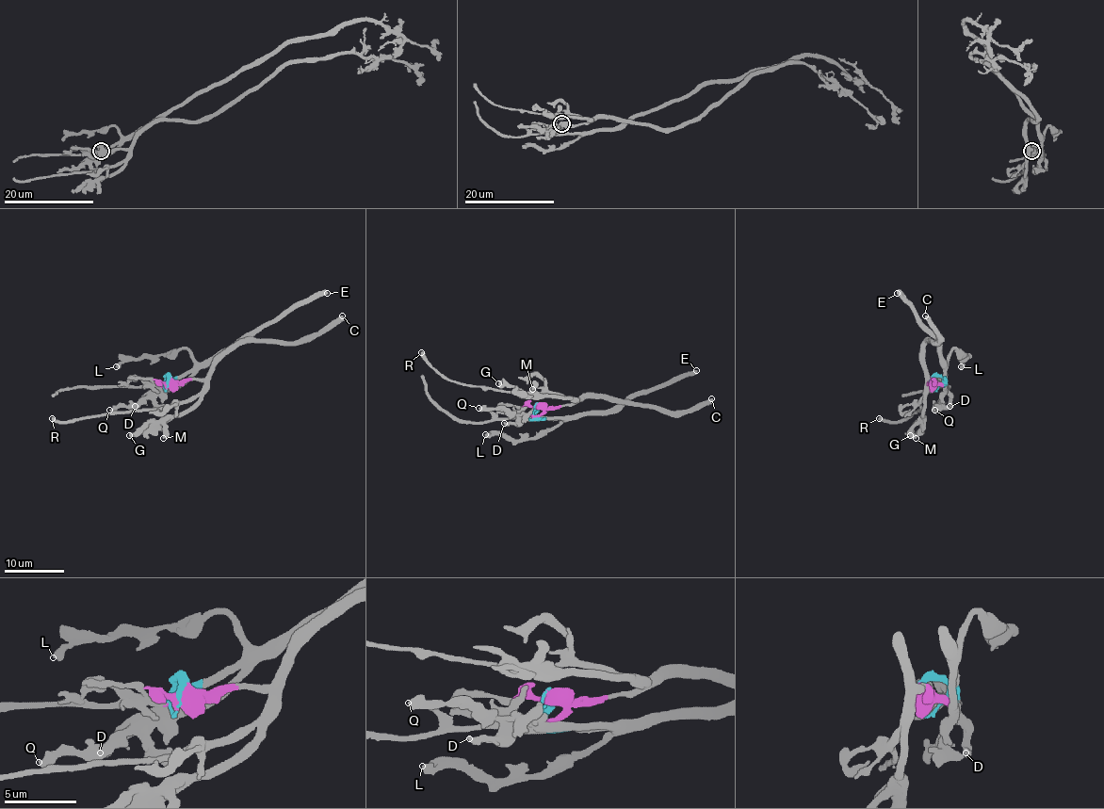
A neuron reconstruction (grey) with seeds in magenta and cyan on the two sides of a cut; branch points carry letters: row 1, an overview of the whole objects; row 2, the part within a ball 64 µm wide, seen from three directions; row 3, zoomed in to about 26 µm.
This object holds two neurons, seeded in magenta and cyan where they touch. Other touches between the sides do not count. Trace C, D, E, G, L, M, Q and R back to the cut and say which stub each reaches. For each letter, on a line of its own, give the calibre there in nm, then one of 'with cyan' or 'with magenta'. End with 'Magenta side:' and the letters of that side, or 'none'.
C: calibre 460 nm; with magenta
D: calibre 500 nm; with cyan
E: calibre 480 nm; with cyan
G: calibre 600 nm; with magenta
L: calibre 550 nm; with cyan
M: calibre 480 nm; with magenta
Q: calibre 600 nm; with cyan
R: calibre 400 nm; with magenta
Magenta side: C, G, M, R

